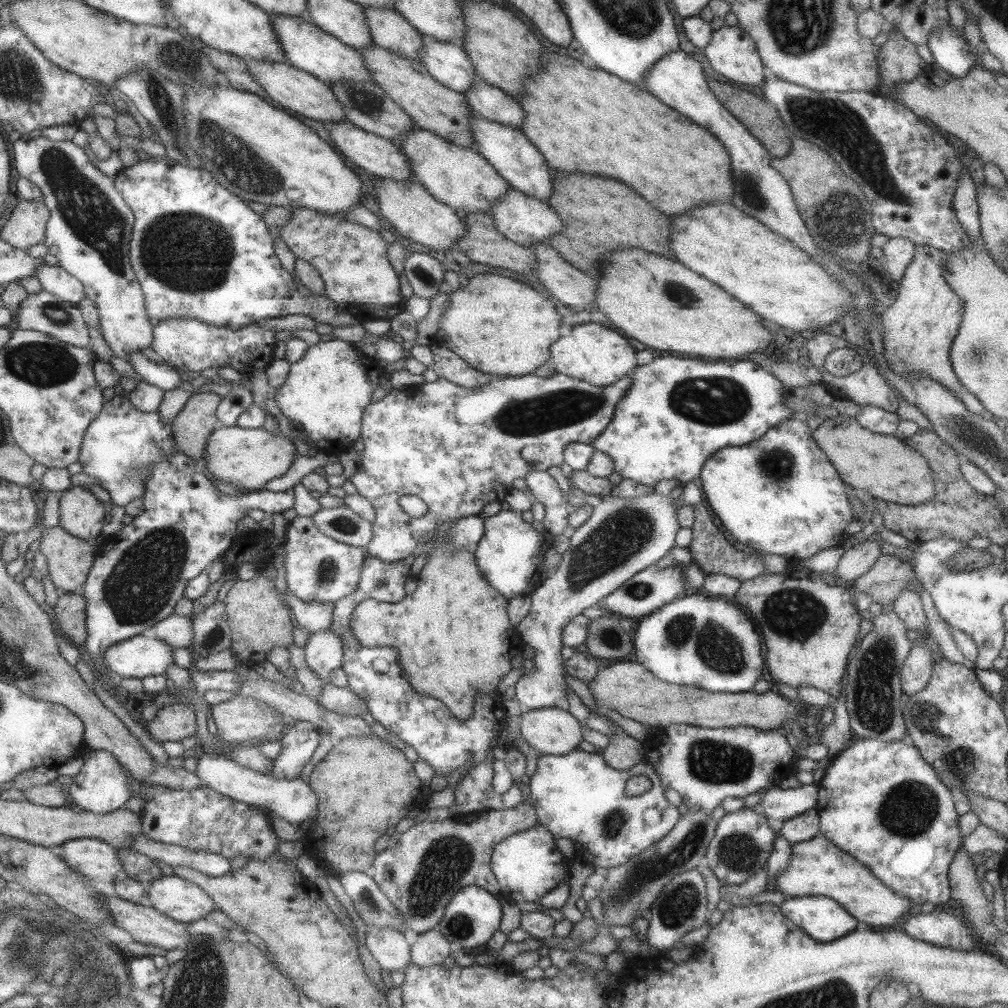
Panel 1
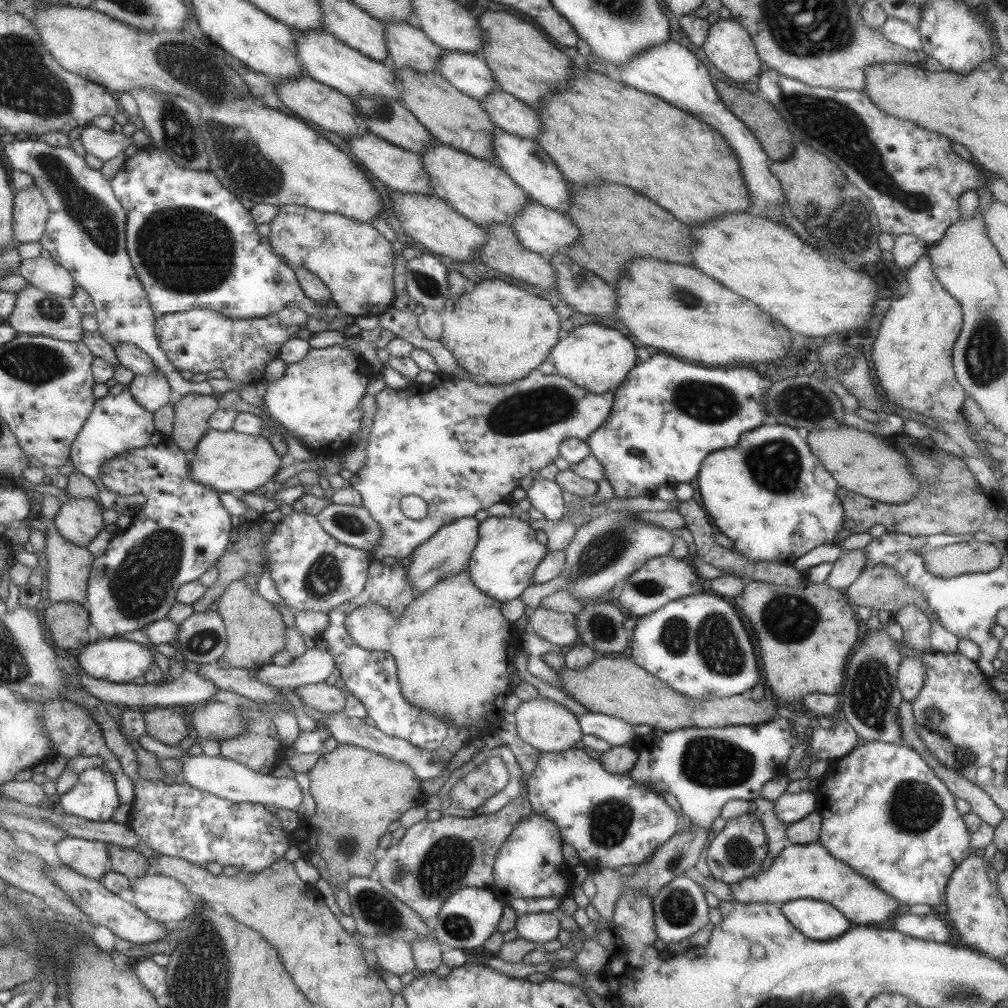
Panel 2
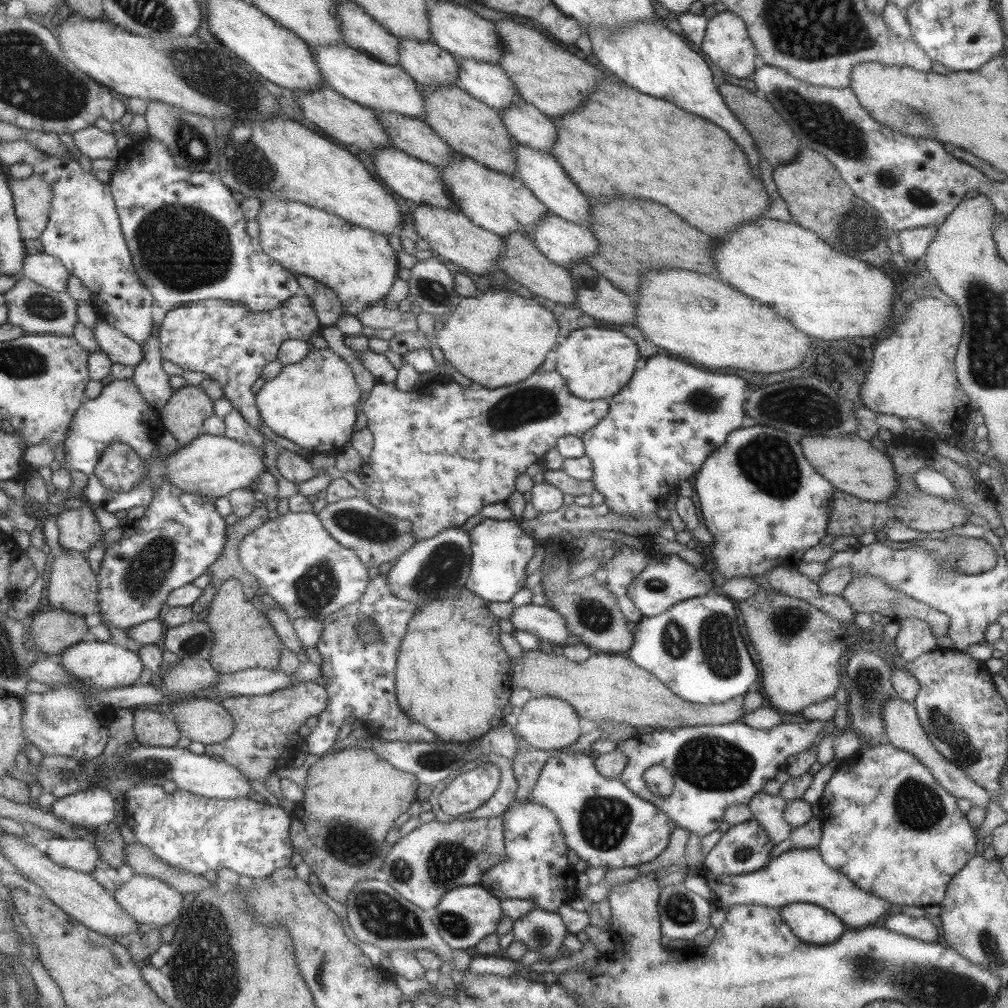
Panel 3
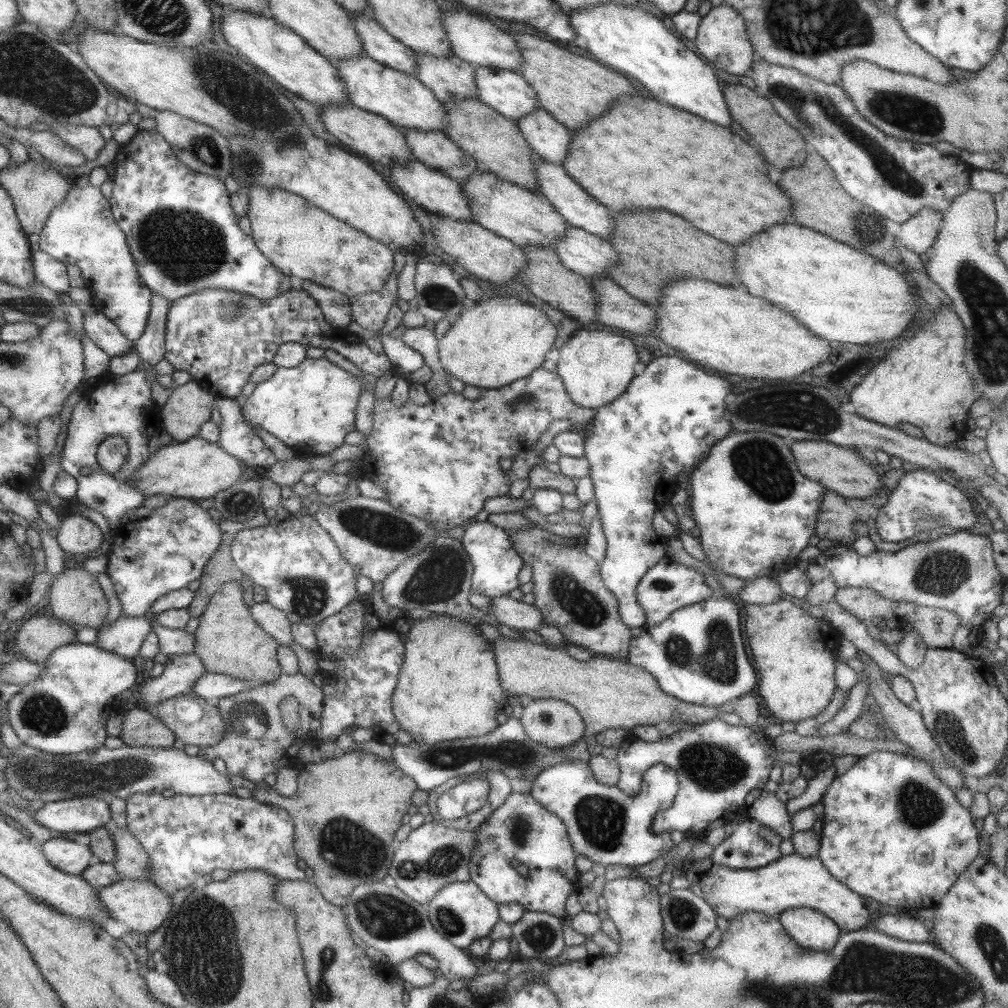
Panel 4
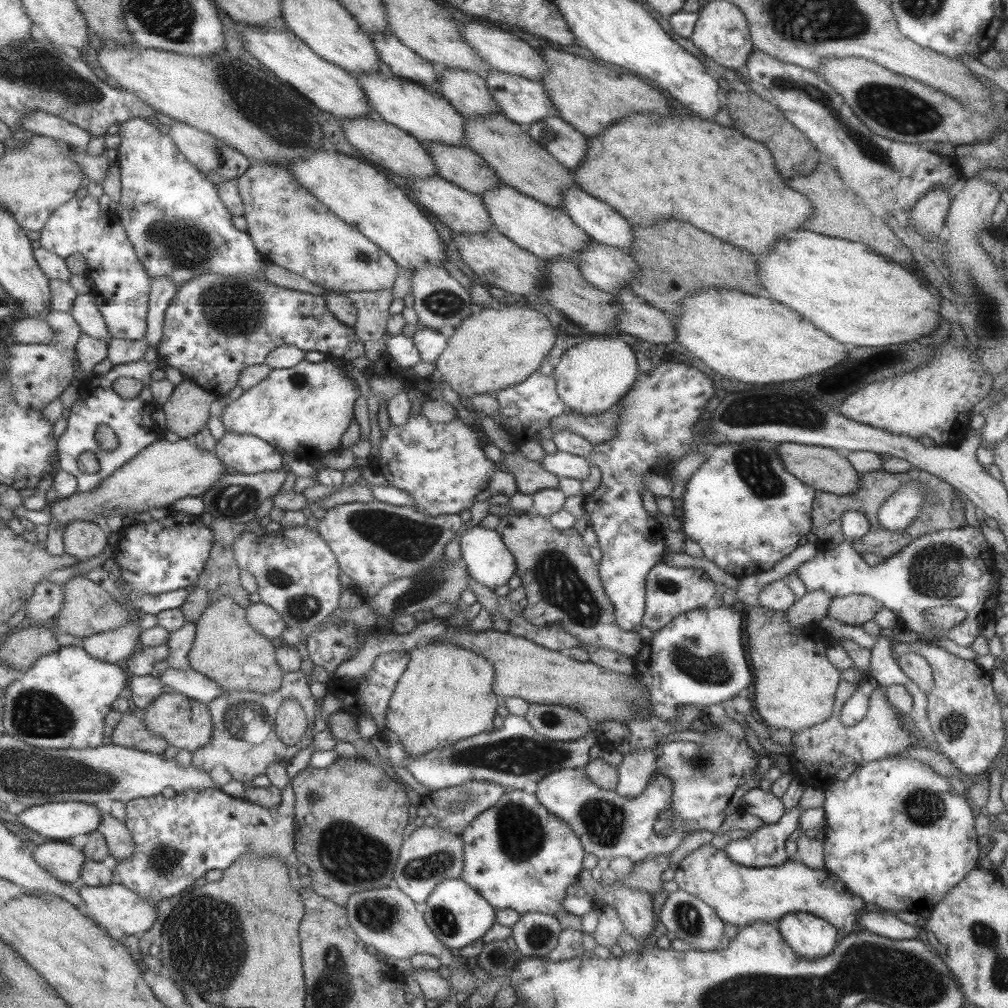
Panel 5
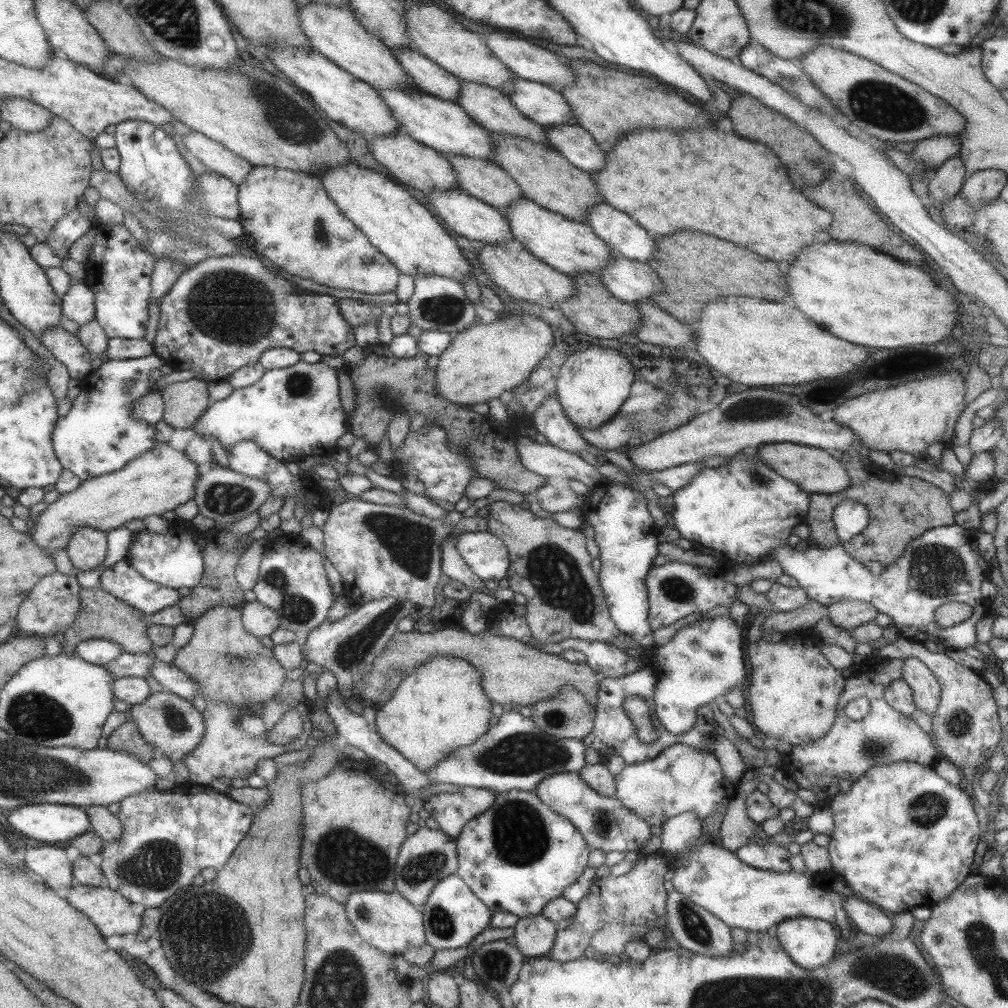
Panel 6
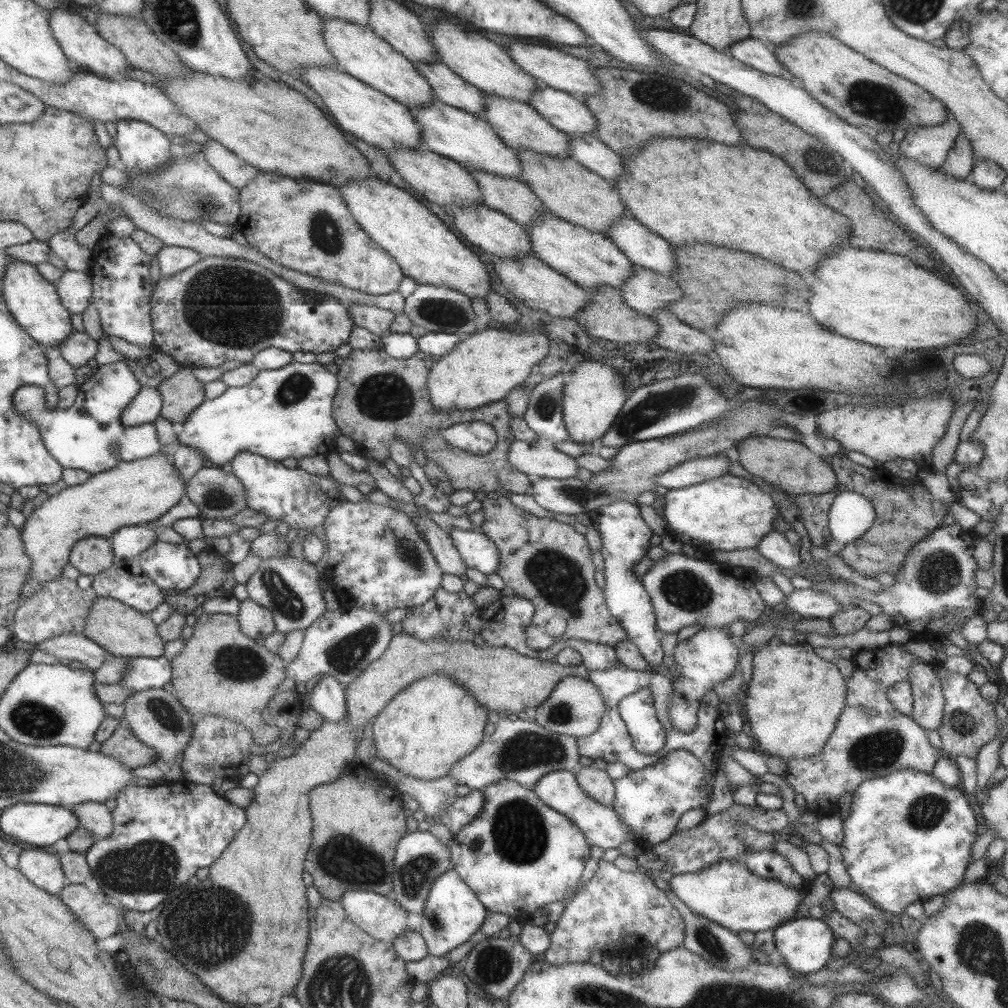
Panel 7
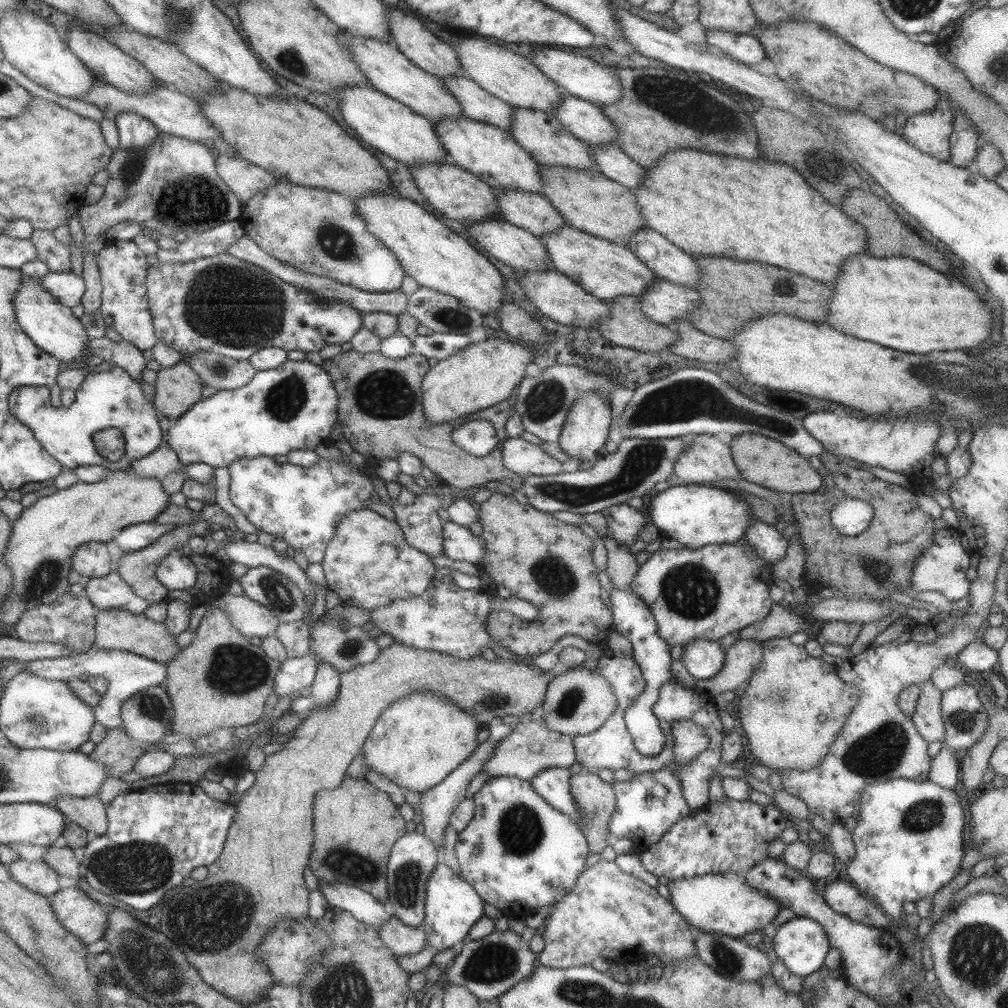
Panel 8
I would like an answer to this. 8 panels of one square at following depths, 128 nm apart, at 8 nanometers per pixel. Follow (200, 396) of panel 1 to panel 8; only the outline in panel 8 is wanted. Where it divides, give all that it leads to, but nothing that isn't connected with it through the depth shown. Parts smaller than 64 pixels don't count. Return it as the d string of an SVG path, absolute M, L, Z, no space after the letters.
M182 360L156 372L152 404L157 416L175 420L201 399L203 384L195 371Z

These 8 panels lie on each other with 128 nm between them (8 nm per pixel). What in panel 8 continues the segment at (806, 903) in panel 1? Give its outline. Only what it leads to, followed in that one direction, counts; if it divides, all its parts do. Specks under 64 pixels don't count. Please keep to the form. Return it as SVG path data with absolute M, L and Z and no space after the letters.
M794 917L783 922L776 930L770 944L776 958L783 962L790 974L801 977L805 977L824 966L823 960L825 960L825 954L829 952L830 948L828 936L823 927L814 920L805 917Z

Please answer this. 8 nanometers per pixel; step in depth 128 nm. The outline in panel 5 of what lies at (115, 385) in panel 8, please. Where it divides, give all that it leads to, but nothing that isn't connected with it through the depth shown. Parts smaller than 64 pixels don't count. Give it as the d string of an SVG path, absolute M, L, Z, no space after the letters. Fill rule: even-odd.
M157 358L152 362L145 362L143 359L135 362L128 362L113 365L103 375L93 375L92 377L82 379L77 388L78 397L70 406L69 415L66 418L66 427L56 438L56 452L58 454L58 468L72 474L76 478L78 490L88 491L95 488L100 480L108 477L115 469L125 464L130 458L133 458L141 449L149 446L159 438L159 425L151 418L152 410L157 408L153 401L152 394L148 384L153 370L157 366ZM127 376L135 378L143 384L141 392L137 398L131 401L124 401L115 394L111 394L111 385L115 378ZM99 425L105 425L112 429L116 434L118 441L116 447L110 451L102 451L99 443L96 441L96 428ZM81 452L93 452L98 460L99 470L95 473L81 472L77 469L77 456Z

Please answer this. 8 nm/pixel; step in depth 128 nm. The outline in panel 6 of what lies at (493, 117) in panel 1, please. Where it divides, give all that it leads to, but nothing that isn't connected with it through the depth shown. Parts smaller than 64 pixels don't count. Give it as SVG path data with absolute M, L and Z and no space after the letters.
M547 126L545 136L549 147L560 152L577 168L591 174L604 167L606 151L581 126Z

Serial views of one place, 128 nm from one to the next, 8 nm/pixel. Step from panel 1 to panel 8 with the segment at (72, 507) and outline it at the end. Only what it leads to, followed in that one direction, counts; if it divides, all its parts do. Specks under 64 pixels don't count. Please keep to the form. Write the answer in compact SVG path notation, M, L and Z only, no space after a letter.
M89 542L79 546L73 553L71 569L83 580L100 578L111 573L111 558L103 542Z

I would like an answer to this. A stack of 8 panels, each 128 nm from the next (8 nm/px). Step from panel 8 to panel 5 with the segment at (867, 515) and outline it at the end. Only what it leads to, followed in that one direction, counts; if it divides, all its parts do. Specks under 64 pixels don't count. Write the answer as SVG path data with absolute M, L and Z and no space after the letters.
M849 509L841 515L840 520L844 536L841 544L833 549L820 549L811 560L795 568L794 574L799 577L806 593L823 591L829 595L829 599L851 594L867 595L881 603L883 609L891 610L900 627L918 636L930 628L923 616L925 609L957 606L966 612L965 618L945 637L959 646L970 646L983 625L993 619L992 613L998 605L1000 592L990 591L988 582L992 579L997 584L999 571L994 567L992 548L984 540L980 527L963 526L920 535L903 550L871 567L851 546L855 538L861 538L868 532L866 516Z

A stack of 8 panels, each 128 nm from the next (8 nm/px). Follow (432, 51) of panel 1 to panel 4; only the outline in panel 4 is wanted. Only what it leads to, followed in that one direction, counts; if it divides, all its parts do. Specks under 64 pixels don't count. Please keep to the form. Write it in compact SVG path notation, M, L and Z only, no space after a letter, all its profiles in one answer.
M479 66L473 76L477 98L508 120L523 119L539 108L535 91L515 71Z

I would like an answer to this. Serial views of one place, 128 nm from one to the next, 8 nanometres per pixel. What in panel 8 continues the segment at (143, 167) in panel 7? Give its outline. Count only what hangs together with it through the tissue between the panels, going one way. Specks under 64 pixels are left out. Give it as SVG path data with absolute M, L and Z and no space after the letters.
M117 114L114 121L118 134L118 146L122 149L145 146L159 134L149 120L137 114Z

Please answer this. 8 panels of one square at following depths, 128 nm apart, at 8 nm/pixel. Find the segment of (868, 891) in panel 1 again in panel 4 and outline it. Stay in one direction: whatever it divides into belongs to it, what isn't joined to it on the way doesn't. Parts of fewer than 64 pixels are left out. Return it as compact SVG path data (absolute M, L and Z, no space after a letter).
M793 852L781 855L775 862L756 869L730 869L713 864L709 858L685 858L680 864L680 872L689 882L688 889L703 897L713 912L727 921L746 910L778 915L784 910L804 906L824 914L841 932L854 931L857 928L868 928L871 914L879 908L879 904L871 898L861 898L847 890L842 882L831 876L817 855L807 857Z

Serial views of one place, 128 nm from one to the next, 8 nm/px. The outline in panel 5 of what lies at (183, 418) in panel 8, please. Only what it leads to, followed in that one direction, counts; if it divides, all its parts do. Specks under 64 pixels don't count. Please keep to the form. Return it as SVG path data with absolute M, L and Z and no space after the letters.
M303 359L291 368L271 369L271 372L269 372L269 374L265 378L263 378L261 382L258 382L257 384L255 384L255 386L244 390L237 399L227 403L226 408L223 407L222 409L215 410L218 411L219 418L221 419L221 424L223 424L223 428L226 432L232 432L233 434L251 434L251 436L256 436L257 438L260 438L261 440L267 442L267 444L269 444L269 446L272 446L280 455L285 454L286 452L297 452L297 448L300 447L314 448L317 452L323 454L325 452L329 452L329 450L341 447L341 435L345 432L345 429L348 427L349 422L351 422L351 417L353 417L353 402L355 402L357 396L361 396L359 395L358 387L355 387L354 384L357 385L355 382L349 381L349 377L347 377L345 373L343 373L343 370L339 366L333 364L331 361L323 360L319 362L309 362Z

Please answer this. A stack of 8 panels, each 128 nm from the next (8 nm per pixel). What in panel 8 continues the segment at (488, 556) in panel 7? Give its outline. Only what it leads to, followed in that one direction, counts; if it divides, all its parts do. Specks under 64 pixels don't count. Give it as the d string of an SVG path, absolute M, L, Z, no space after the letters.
M448 521L442 524L441 546L443 555L454 561L463 561L479 566L483 562L485 546L477 536L473 536L468 527L460 526Z

